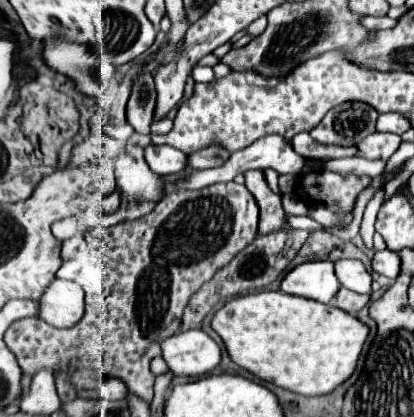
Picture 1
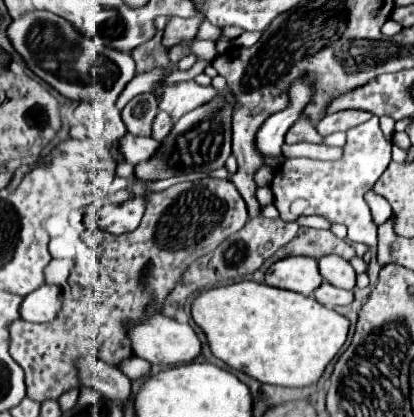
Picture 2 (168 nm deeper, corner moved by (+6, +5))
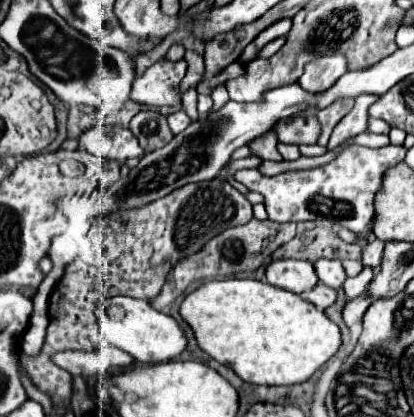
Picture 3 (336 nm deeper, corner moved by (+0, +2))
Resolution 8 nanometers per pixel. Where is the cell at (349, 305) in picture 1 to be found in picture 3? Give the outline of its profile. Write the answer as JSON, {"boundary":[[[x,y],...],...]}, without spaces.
{"boundary":[[[317,283],[311,291],[305,291],[301,297],[303,297],[305,301],[313,303],[317,309],[325,309],[325,307],[329,307],[329,305],[335,301],[337,293],[335,293],[335,289],[327,287],[327,285],[323,285],[323,283]]]}

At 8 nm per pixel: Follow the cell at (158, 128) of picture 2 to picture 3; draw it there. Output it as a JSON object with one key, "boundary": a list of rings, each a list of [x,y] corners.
{"boundary":[[[183,109],[177,111],[177,113],[173,113],[173,115],[169,115],[167,119],[169,119],[169,127],[171,127],[173,133],[181,133],[181,131],[191,123],[189,115],[187,115]]]}

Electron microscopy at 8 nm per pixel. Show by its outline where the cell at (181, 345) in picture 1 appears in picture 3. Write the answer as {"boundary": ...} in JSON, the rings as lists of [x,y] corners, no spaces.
{"boundary":[[[123,295],[121,297],[109,297],[97,305],[95,315],[97,315],[103,337],[111,345],[127,351],[139,363],[171,361],[179,353],[183,353],[187,347],[185,333],[181,331],[177,321],[171,315],[155,311],[147,301],[123,297]]]}

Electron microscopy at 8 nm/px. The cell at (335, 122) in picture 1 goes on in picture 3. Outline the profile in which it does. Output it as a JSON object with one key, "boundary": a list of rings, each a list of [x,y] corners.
{"boundary":[[[359,95],[359,97],[355,99],[353,109],[351,109],[351,111],[337,123],[337,127],[333,129],[333,135],[331,135],[331,139],[329,139],[327,149],[335,149],[335,147],[339,147],[343,141],[347,141],[347,139],[351,139],[351,137],[367,131],[367,119],[369,119],[367,109],[369,109],[377,99],[379,99],[377,95]]]}

